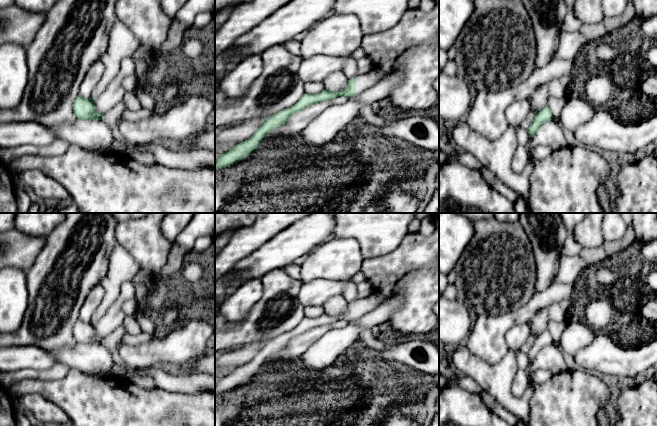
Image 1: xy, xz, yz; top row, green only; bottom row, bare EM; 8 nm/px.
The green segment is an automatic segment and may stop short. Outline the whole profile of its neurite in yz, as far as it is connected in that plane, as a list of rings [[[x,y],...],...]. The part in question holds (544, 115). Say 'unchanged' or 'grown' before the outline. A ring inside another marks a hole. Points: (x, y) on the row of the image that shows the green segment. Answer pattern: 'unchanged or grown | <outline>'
unchanged | [[[545,106],[542,110],[540,110],[532,123],[528,128],[528,133],[530,136],[533,136],[537,130],[546,122],[551,121],[553,119],[552,112],[548,106]]]

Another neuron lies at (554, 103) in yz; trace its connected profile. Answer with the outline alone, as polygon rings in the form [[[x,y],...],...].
[[[551,90],[551,93],[549,94],[547,99],[546,106],[550,108],[553,118],[559,119],[563,105],[564,105],[563,96],[558,92]]]

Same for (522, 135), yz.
[[[515,127],[515,134],[517,138],[518,145],[525,146],[530,139],[530,135],[528,133],[528,130],[519,127]]]

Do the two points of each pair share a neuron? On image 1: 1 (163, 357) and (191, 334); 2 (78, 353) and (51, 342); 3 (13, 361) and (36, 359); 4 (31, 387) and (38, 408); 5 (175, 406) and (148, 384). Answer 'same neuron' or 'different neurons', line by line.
1: same neuron
2: different neurons
3: same neuron
4: different neurons
5: different neurons

